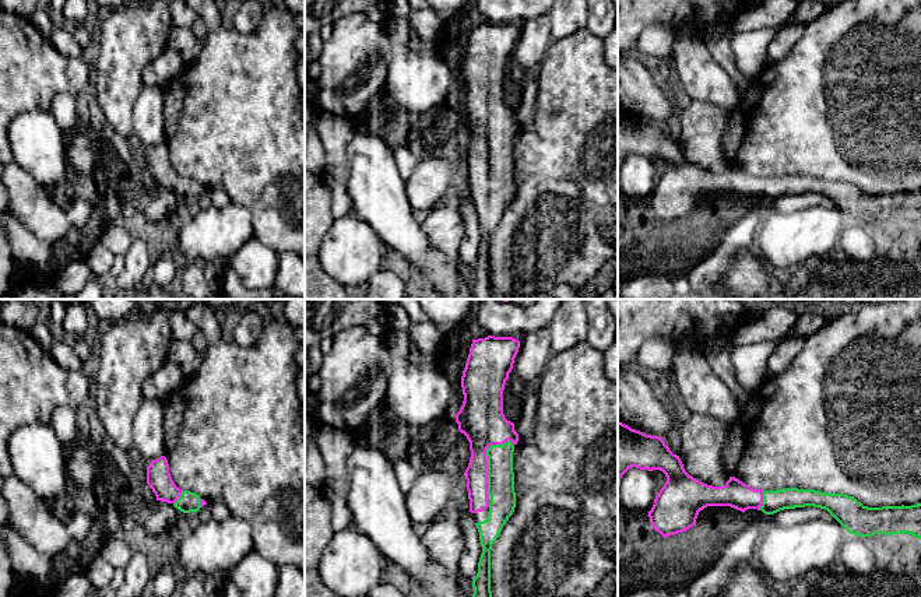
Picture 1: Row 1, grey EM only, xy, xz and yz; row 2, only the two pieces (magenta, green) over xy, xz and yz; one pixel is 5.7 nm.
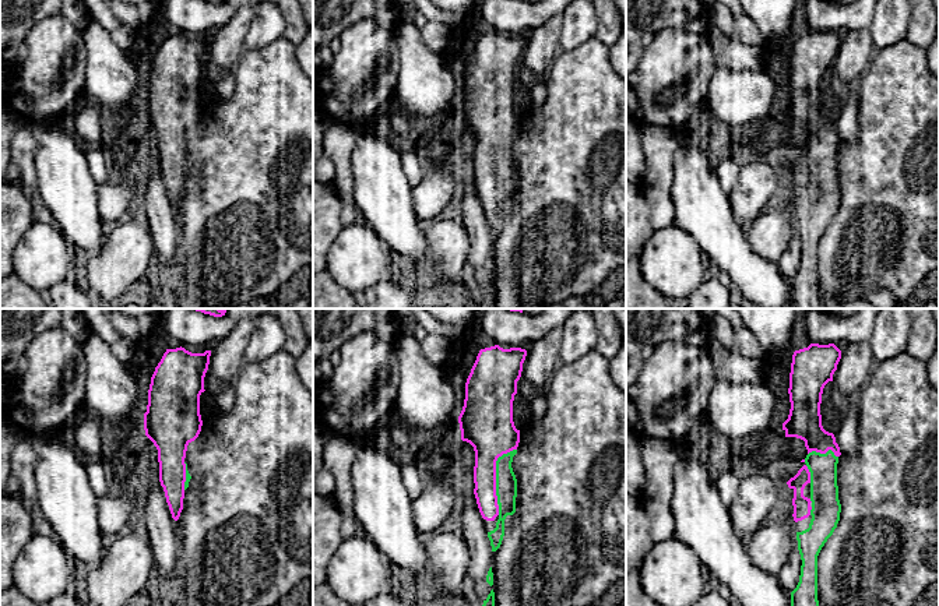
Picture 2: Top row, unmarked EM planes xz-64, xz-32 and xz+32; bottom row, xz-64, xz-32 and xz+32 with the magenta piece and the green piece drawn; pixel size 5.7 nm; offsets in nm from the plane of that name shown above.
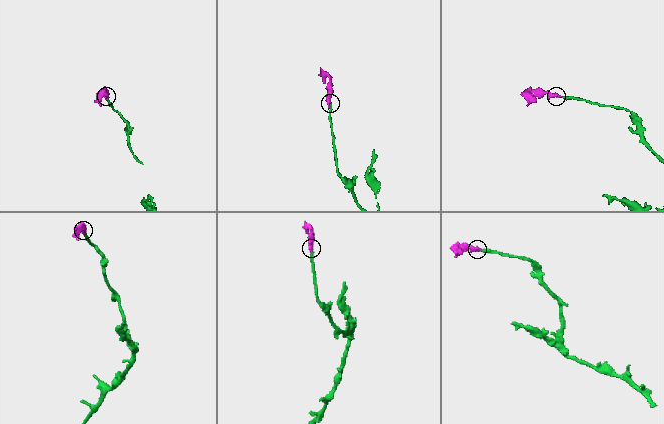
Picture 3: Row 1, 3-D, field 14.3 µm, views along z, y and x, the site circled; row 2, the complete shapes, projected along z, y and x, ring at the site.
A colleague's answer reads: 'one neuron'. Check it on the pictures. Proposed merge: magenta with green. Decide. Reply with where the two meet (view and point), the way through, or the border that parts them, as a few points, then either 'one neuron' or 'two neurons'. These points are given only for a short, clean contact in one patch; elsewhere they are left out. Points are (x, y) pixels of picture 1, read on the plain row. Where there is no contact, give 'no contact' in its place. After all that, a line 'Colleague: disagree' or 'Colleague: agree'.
contact xz (487, 148); way xz (481, 106), (487, 116), (487, 148), (501, 165); one neuron
Colleague: agree

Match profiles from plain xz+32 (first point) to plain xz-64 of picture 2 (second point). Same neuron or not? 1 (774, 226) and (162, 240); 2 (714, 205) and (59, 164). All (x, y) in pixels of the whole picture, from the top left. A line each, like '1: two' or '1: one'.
1: two
2: one

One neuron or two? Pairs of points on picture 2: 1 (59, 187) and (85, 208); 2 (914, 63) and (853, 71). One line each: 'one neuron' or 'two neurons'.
1: one neuron
2: two neurons

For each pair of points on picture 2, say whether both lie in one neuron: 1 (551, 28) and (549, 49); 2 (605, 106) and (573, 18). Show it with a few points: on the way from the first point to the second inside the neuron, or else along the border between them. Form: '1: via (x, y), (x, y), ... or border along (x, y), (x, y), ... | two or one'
1: via (549, 34), (549, 43) | one
2: border along (594, 37), (561, 52) | two

